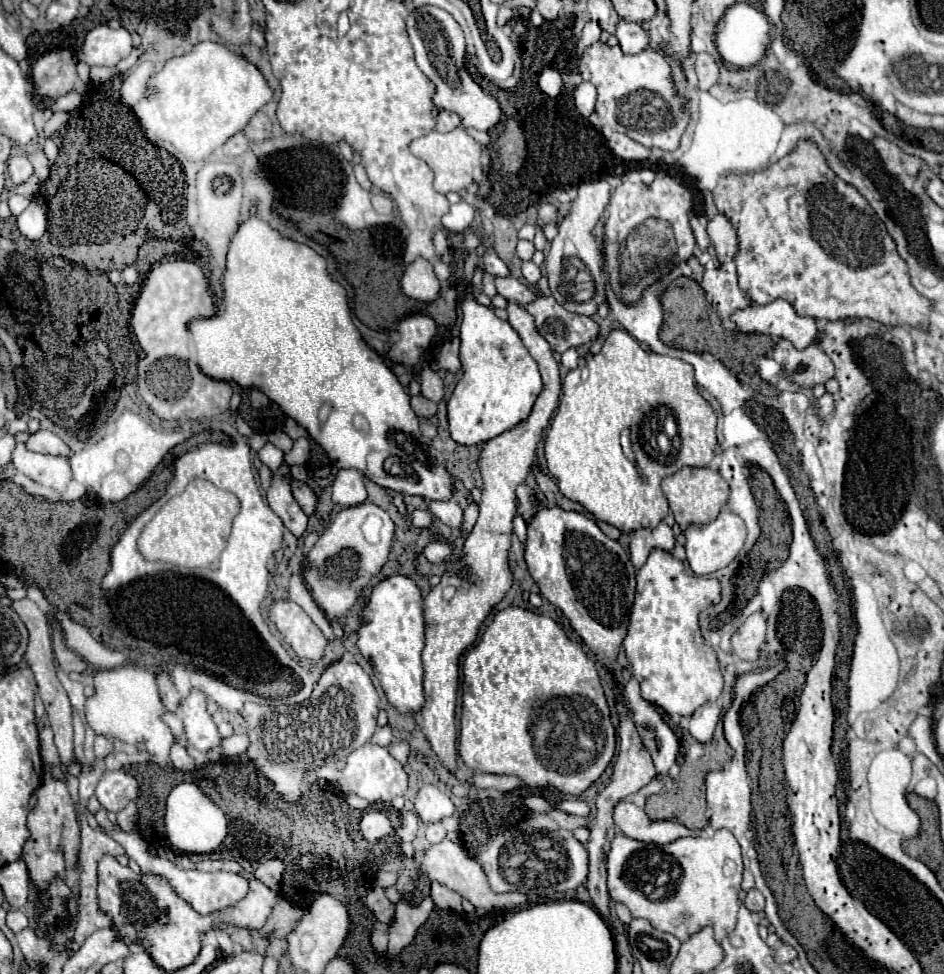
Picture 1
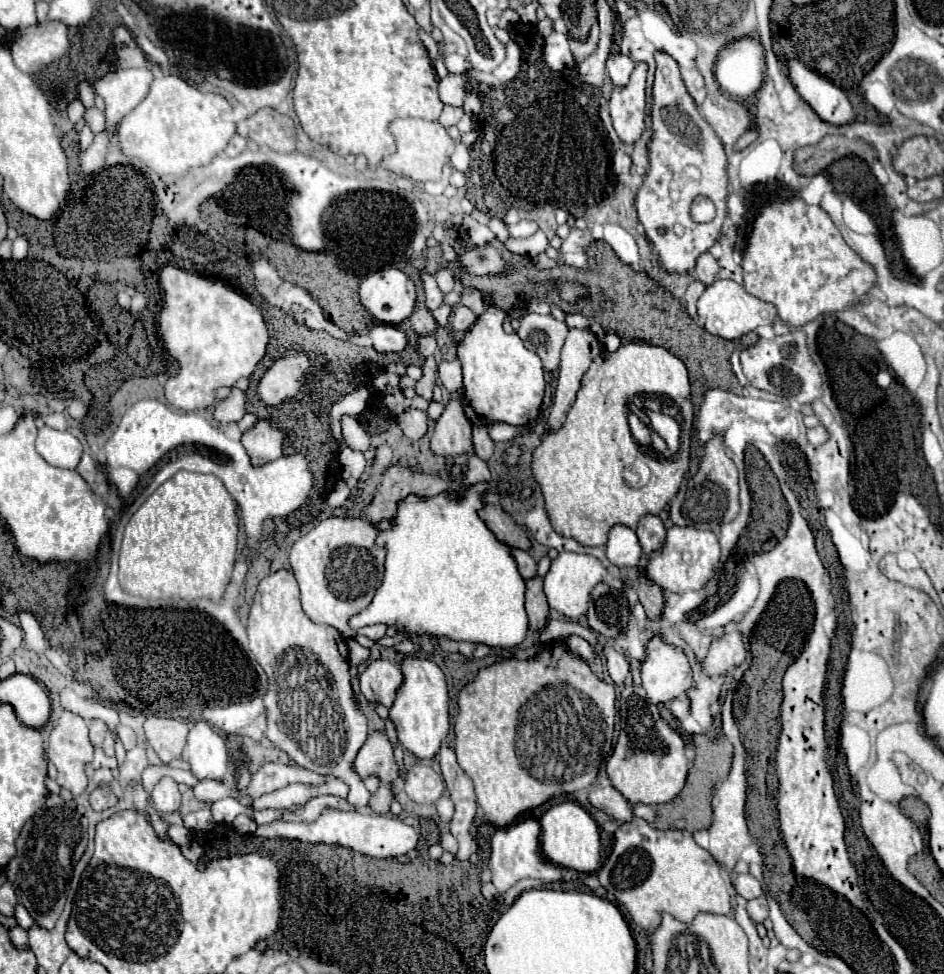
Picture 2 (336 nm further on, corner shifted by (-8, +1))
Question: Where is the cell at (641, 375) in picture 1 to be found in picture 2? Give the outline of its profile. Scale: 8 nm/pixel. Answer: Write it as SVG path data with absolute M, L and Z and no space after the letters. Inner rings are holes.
M622 343L614 353L602 351L584 373L564 425L556 433L546 433L532 455L530 467L542 489L554 531L576 539L580 545L602 547L612 525L620 523L636 529L642 515L658 515L678 493L678 485L689 470L693 418L686 365L670 351L648 343ZM640 393L666 395L682 413L682 443L670 459L642 453L630 433L626 403ZM636 459L642 459L652 469L650 483L638 491L626 485L624 479L630 479L630 475L622 469L622 465L630 465Z

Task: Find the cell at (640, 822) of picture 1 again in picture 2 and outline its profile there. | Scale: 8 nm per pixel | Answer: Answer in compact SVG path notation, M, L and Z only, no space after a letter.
M612 785L592 789L592 791L588 793L588 801L590 801L596 809L604 811L606 815L614 817L614 819L620 821L620 823L630 821L630 819L634 817L630 803L628 803L628 801L622 797L622 793L618 793Z

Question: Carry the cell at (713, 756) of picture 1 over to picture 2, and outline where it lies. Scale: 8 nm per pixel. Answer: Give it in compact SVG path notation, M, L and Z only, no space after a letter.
M712 729L702 735L694 735L694 747L696 747L696 759L694 759L692 769L688 771L686 785L674 801L662 803L658 807L658 817L654 823L656 829L682 829L682 831L694 833L694 831L706 829L712 821L712 809L710 809L712 789L716 783L728 777L728 771L732 765L732 745L730 741L726 741L722 731Z

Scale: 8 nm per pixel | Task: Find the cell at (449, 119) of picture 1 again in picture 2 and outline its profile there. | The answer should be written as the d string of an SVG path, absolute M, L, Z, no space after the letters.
M446 105L442 115L440 115L440 123L444 127L450 127L450 125L456 125L464 115L464 109L462 107L452 107L452 105Z

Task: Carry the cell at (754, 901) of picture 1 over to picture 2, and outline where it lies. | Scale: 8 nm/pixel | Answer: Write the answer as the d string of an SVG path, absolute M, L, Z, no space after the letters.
M758 897L758 899L748 901L748 915L750 915L752 921L762 923L762 921L768 917L768 903L766 903L766 897Z

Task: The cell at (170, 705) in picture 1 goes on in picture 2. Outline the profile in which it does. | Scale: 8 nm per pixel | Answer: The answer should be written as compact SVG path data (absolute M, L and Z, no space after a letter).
M148 717L144 723L144 733L154 747L156 755L164 765L178 759L186 745L188 725L180 719L164 719L164 717Z

